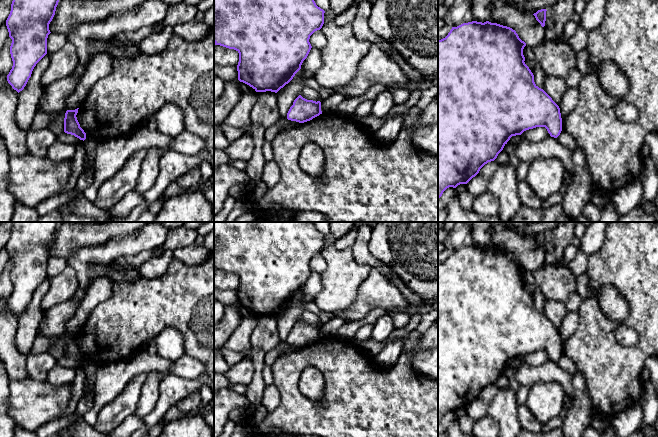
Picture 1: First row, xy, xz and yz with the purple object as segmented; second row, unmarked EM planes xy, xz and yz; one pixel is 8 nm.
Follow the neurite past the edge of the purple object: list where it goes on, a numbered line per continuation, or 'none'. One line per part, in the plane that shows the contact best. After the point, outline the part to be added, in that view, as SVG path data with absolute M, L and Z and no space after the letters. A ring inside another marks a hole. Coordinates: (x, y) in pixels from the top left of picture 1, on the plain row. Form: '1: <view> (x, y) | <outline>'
none

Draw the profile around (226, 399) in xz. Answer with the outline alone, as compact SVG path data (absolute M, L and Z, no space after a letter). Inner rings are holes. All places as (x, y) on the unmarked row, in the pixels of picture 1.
M231 387L214 392L214 437L220 437L229 413L236 408L247 408L251 403L244 394L236 393Z

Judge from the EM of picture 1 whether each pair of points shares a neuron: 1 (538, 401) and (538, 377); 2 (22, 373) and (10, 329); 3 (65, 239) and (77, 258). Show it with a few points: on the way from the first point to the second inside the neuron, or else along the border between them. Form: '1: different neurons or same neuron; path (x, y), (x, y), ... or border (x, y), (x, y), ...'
1: different neurons; border (561, 385), (557, 382), (537, 382), (529, 388)
2: same neuron; path (15, 362), (10, 356), (10, 340)
3: different neurons; border (96, 246), (79, 247), (66, 260)

